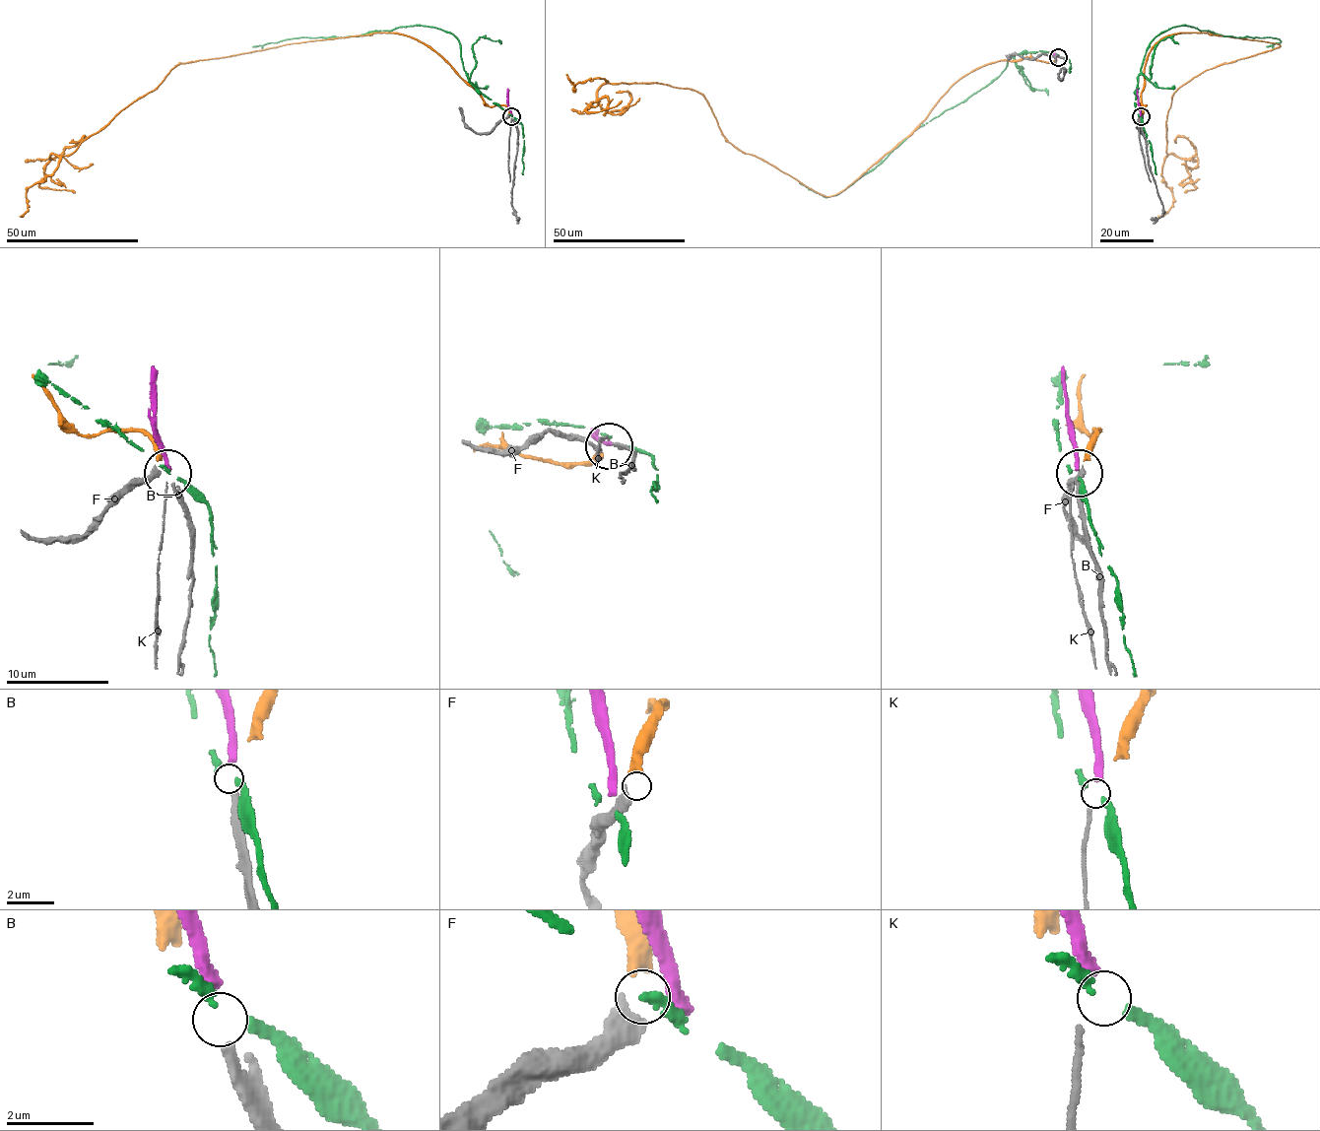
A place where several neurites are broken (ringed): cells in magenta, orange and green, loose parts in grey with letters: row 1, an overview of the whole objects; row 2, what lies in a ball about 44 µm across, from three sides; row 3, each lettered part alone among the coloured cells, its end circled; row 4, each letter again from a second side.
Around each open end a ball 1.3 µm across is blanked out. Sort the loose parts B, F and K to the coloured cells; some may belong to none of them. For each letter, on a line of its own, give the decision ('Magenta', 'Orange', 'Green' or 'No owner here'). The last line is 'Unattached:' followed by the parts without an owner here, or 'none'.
B: Magenta
F: Orange
K: No owner here
Unattached: K

